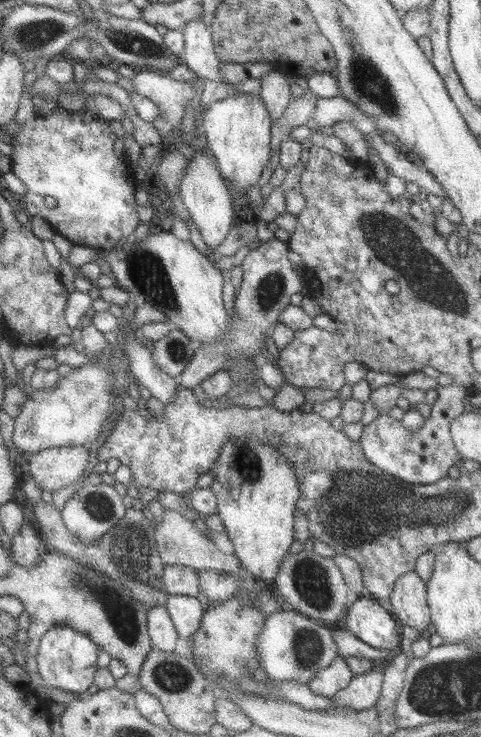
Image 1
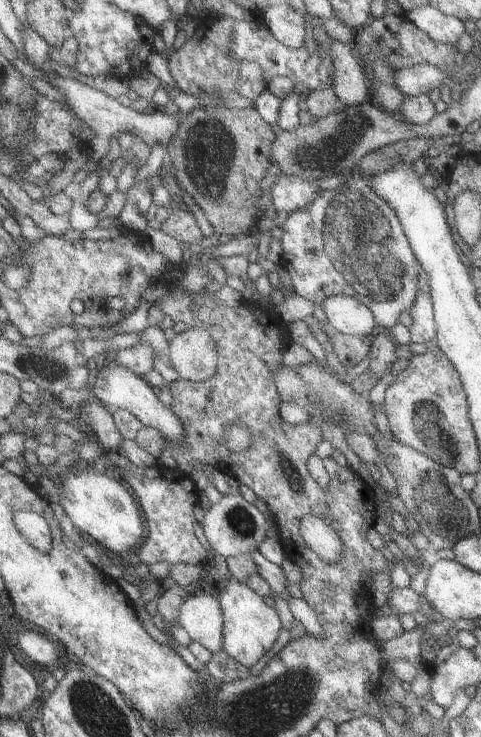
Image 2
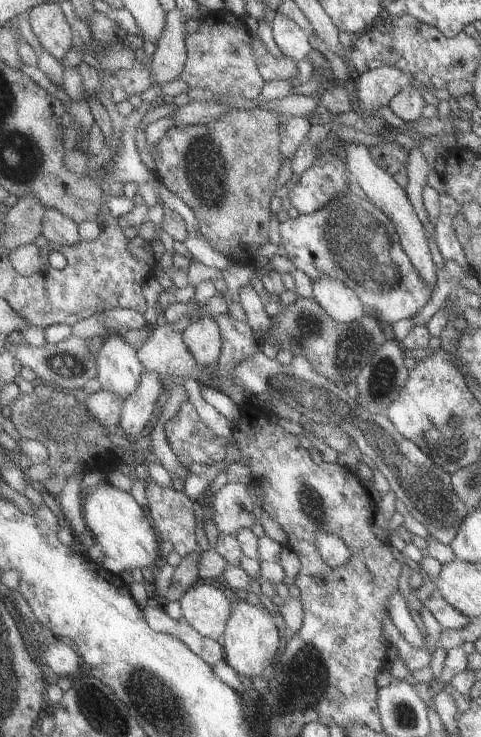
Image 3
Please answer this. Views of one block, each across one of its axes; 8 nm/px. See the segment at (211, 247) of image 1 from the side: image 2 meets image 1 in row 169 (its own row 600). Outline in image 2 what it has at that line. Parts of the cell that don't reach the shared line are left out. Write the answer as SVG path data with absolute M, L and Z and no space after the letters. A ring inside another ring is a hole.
M201 590L183 604L180 611L180 626L189 634L192 642L207 648L211 653L224 649L224 615L221 604L216 596L204 594Z

